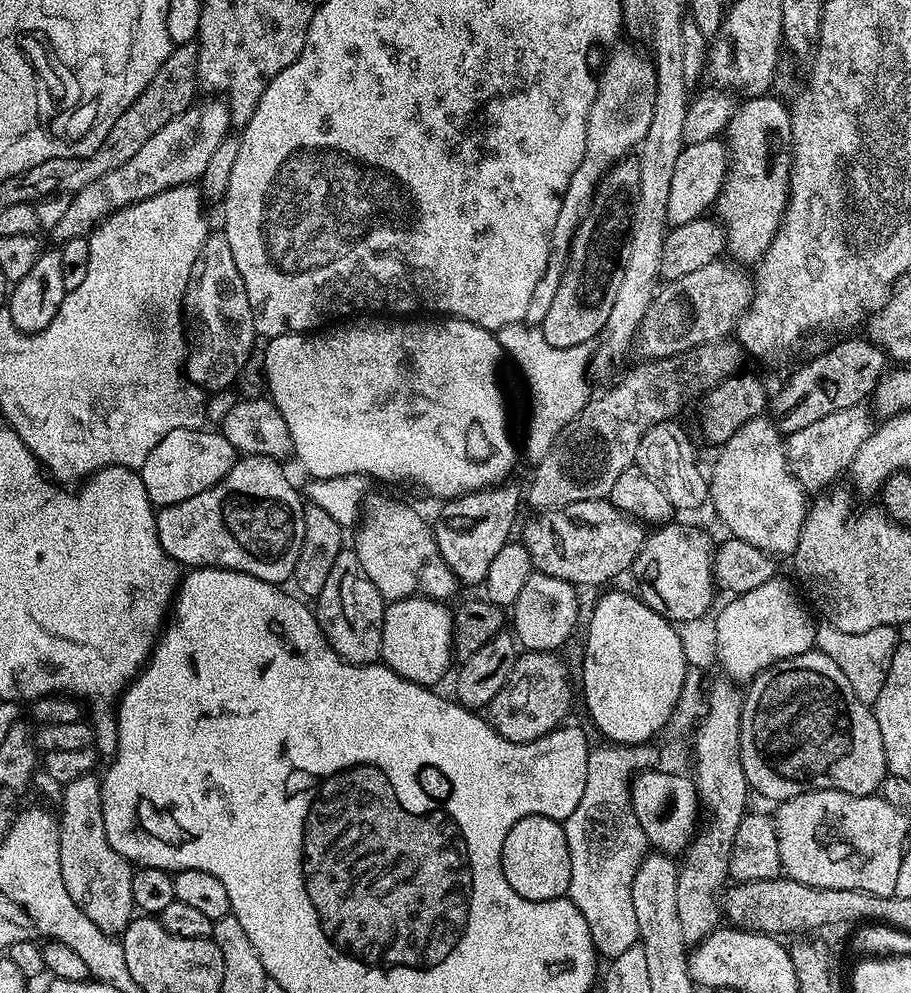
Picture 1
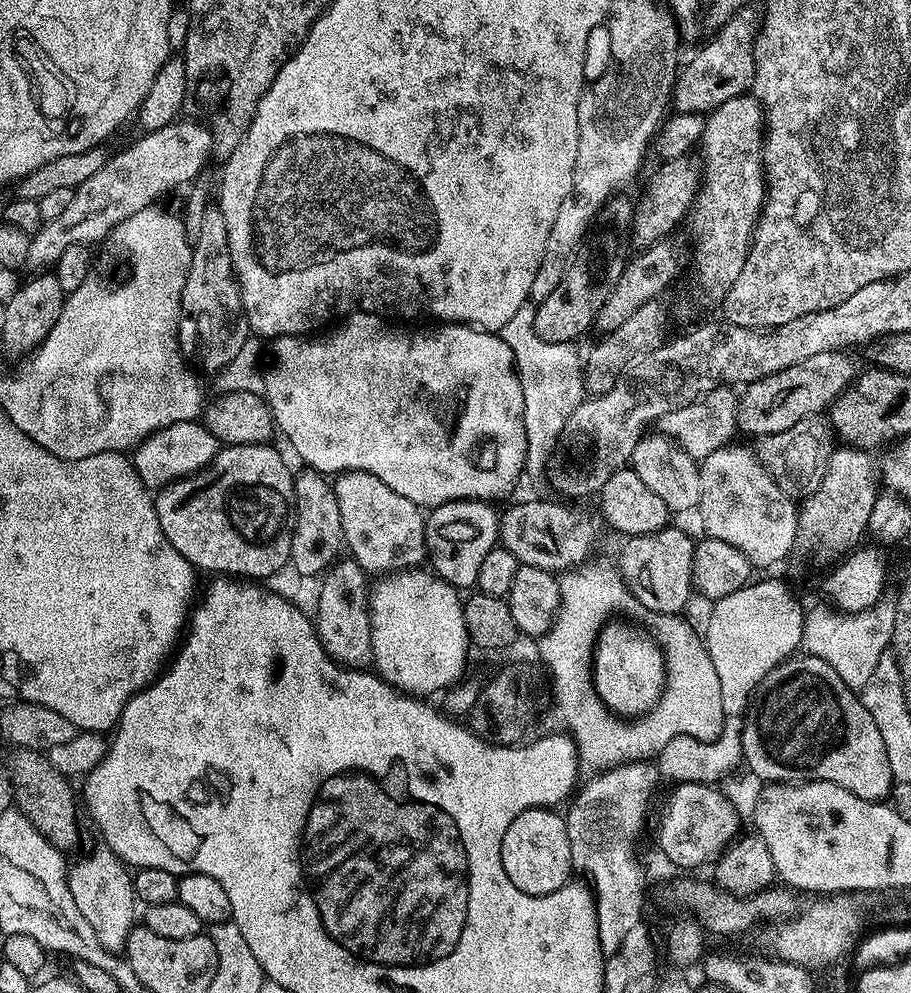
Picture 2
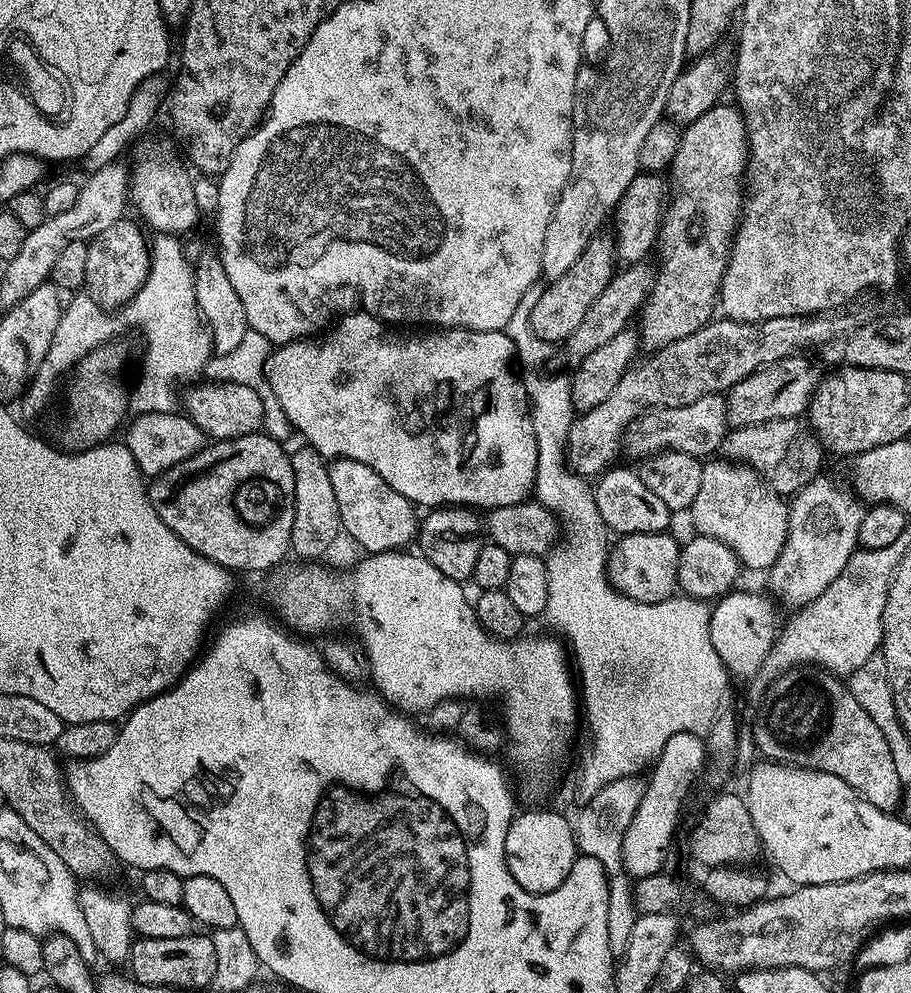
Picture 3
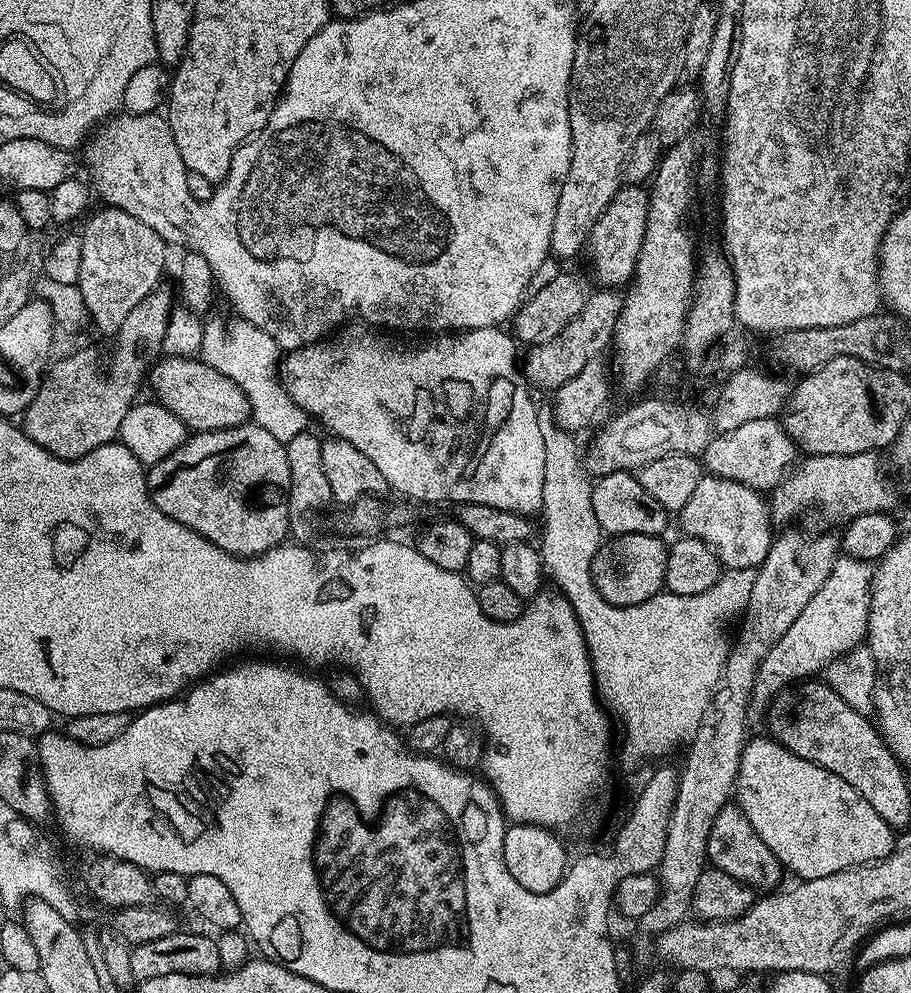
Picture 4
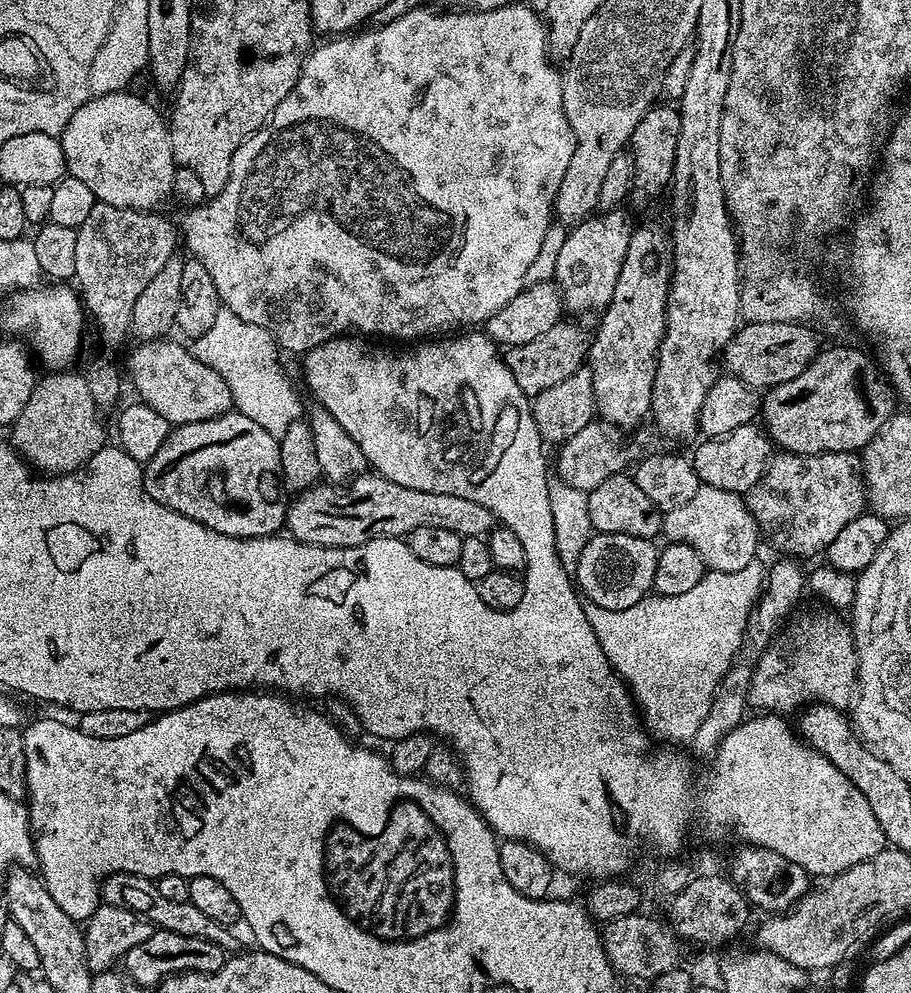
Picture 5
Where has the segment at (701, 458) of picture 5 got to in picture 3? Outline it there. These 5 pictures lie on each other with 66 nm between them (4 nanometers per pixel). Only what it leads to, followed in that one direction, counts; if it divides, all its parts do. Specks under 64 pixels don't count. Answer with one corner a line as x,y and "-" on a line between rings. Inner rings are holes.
800,418
792,421
772,420
769,424
732,428
728,435
724,437
722,448
723,451
729,452
725,453
733,461
748,465
749,468
753,468
755,472
759,472
765,478
770,476
769,472
774,471
777,485
793,483
794,486
805,483
805,477
809,475
808,464
818,463
820,452
822,453
819,436
-
787,456
796,463
797,474
792,473
791,468
788,466
786,462

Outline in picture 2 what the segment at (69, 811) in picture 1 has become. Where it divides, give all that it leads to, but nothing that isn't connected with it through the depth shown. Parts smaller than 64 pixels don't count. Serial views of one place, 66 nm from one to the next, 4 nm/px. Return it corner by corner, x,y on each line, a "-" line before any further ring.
101,846
76,861
71,861
68,871
68,884
74,902
81,911
84,923
96,935
99,945
127,945
132,929
138,924
138,901
132,885
133,873
111,848

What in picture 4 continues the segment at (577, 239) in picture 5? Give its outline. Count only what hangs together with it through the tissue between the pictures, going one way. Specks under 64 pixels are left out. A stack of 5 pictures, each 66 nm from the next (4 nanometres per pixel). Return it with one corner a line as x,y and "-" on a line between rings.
624,184
610,202
610,206
594,222
592,232
586,241
586,253
592,263
592,272
596,275
597,285
612,290
621,284
627,285
636,268
638,250
642,250
642,238
646,234
646,218
648,217
647,187
638,184

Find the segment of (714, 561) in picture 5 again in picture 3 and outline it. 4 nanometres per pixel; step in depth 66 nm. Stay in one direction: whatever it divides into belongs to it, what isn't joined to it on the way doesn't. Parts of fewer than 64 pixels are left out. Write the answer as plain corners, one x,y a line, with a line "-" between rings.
728,458
716,459
704,464
702,486
698,486
698,498
690,509
692,520
703,535
730,546
745,569
771,569
788,537
788,504
753,468

